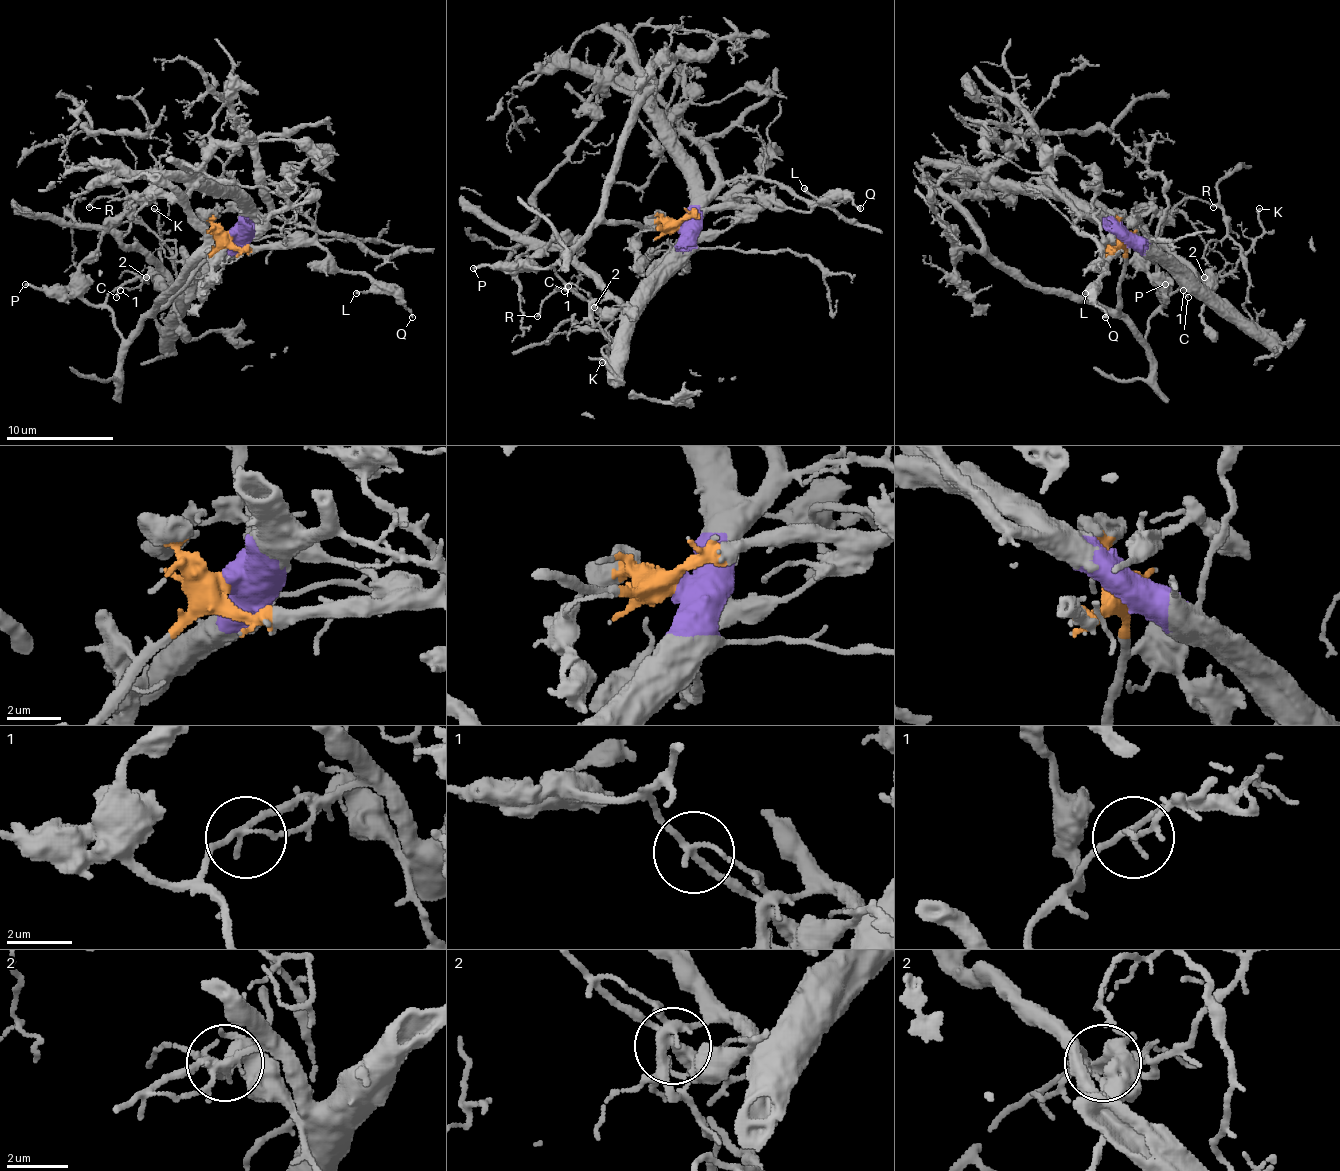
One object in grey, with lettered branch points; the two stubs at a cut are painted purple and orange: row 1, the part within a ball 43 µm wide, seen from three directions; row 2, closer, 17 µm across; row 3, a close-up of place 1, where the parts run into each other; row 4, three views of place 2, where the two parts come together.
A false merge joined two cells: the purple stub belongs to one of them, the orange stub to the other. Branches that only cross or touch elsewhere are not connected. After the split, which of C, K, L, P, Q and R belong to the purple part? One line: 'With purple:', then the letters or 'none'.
With purple: C, K, R

